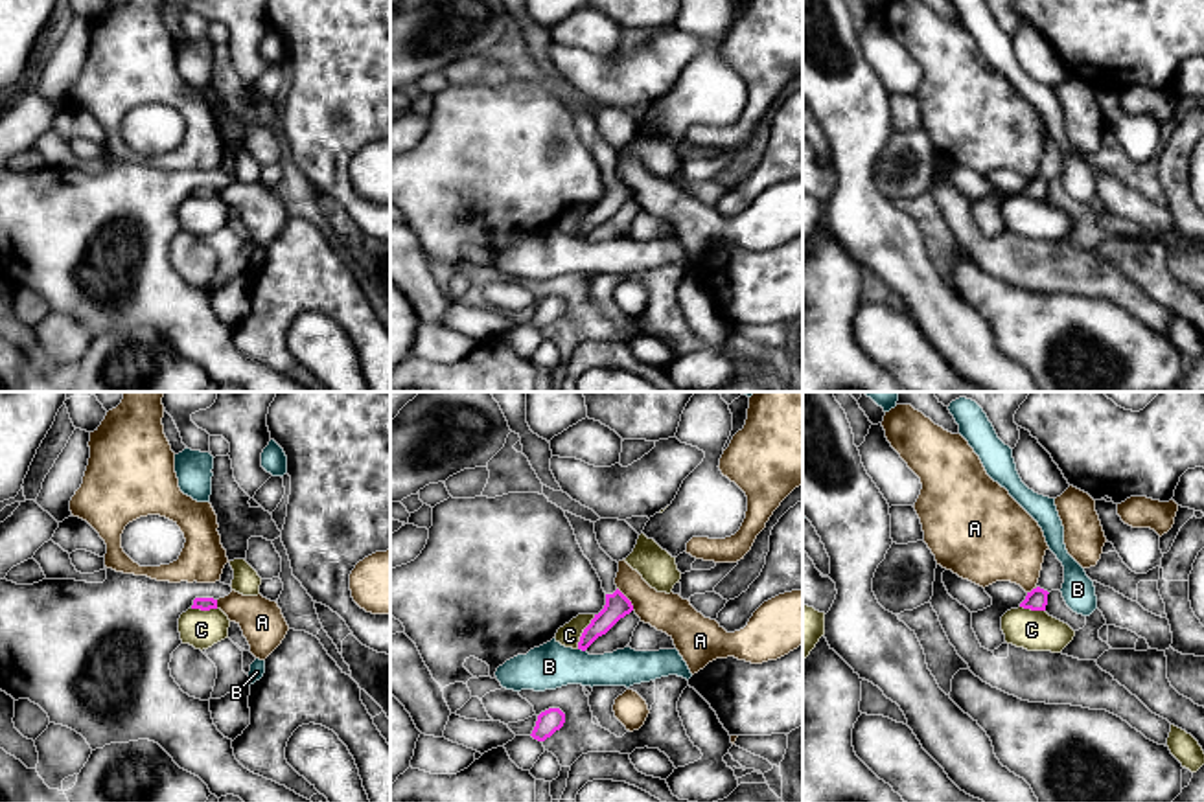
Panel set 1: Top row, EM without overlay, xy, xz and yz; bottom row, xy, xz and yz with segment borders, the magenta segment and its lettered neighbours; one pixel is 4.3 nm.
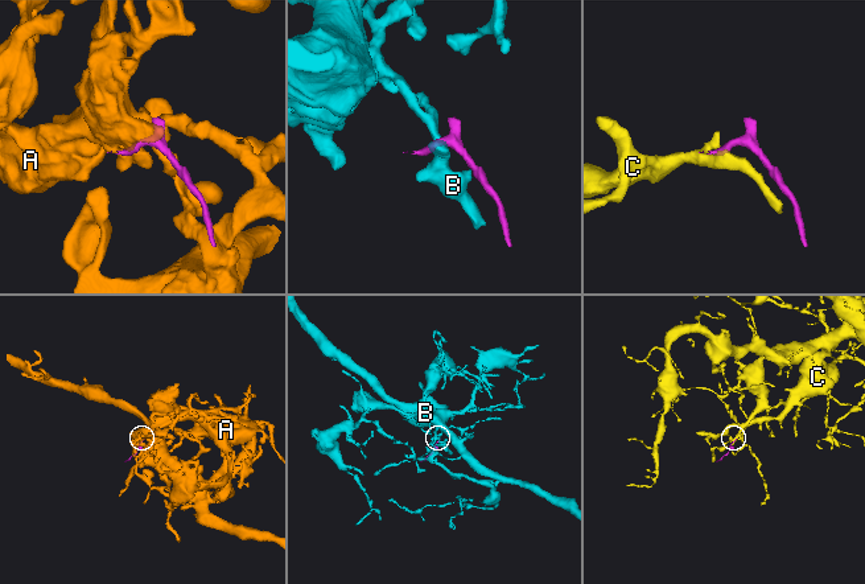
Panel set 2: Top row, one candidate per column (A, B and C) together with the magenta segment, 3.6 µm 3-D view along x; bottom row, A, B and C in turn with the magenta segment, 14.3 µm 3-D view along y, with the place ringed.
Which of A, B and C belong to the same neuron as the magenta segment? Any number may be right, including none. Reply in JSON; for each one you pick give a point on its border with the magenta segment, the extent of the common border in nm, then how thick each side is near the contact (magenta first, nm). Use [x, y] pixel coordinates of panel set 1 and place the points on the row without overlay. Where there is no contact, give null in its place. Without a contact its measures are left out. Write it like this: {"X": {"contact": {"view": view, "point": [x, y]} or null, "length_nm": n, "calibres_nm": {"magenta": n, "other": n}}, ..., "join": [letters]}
{"join": []}

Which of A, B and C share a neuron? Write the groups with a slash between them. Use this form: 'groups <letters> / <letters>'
groups A / B / C

